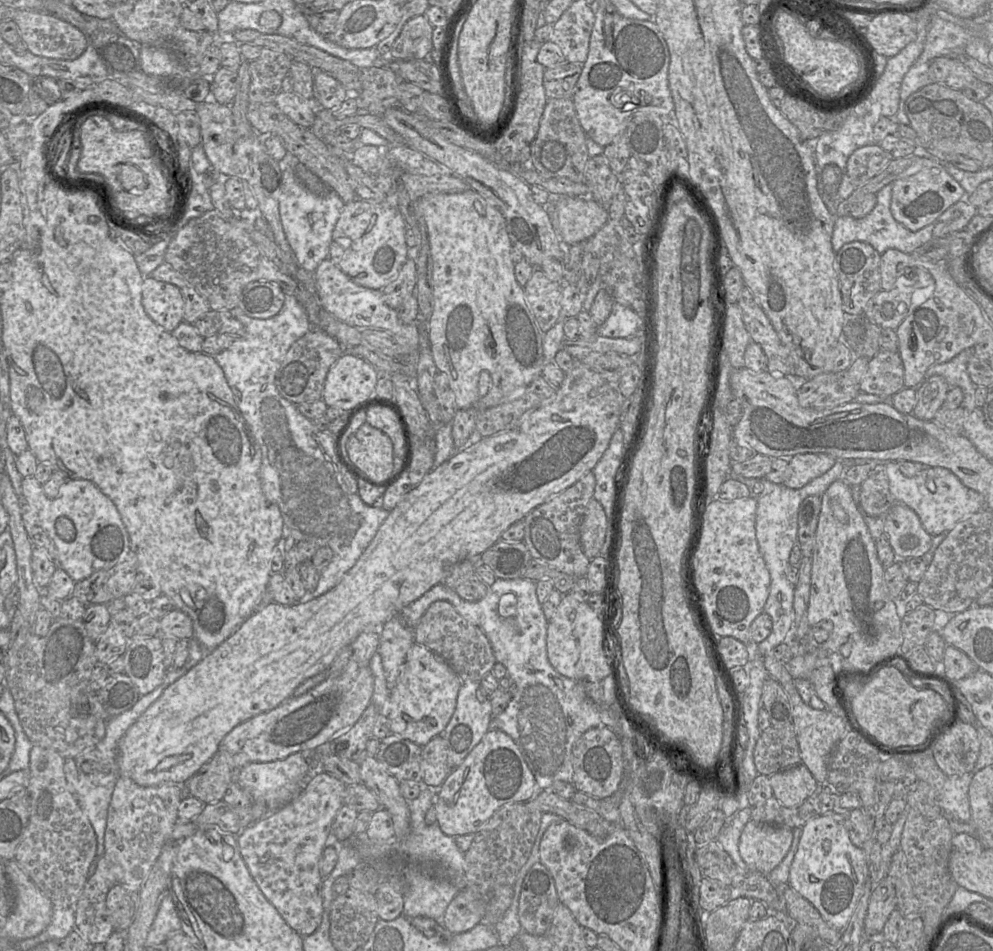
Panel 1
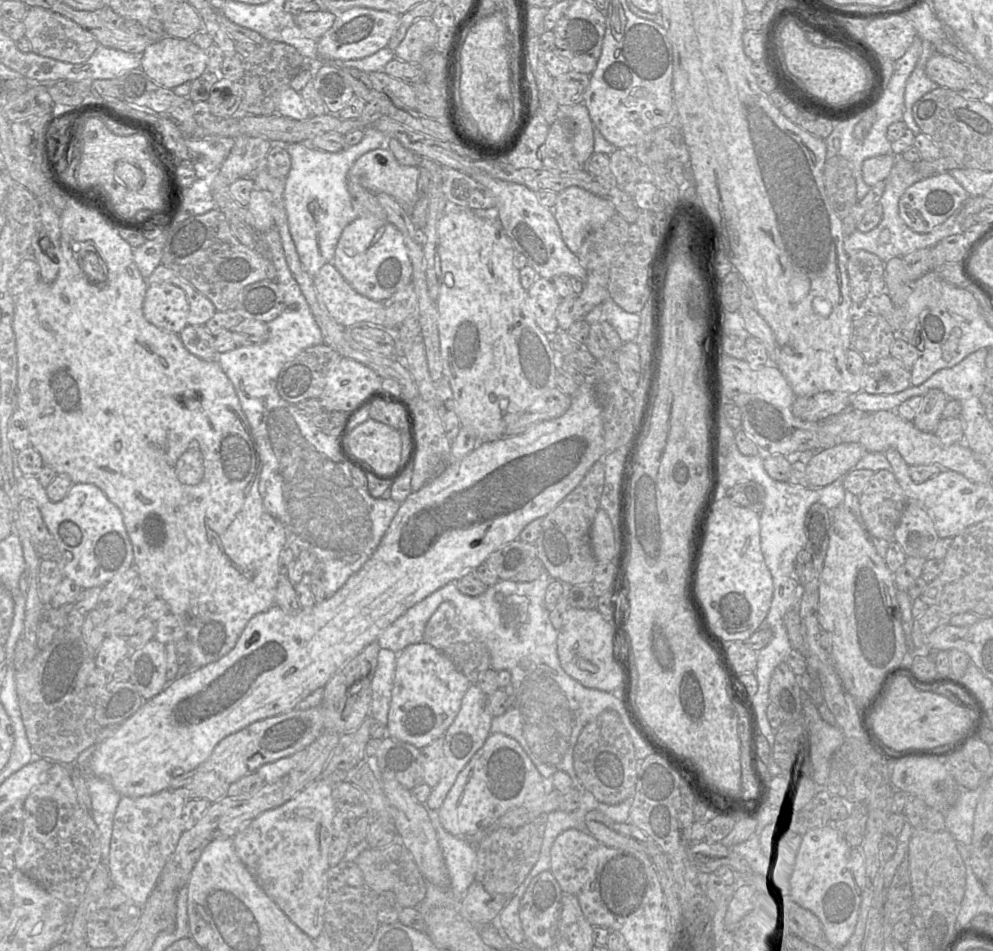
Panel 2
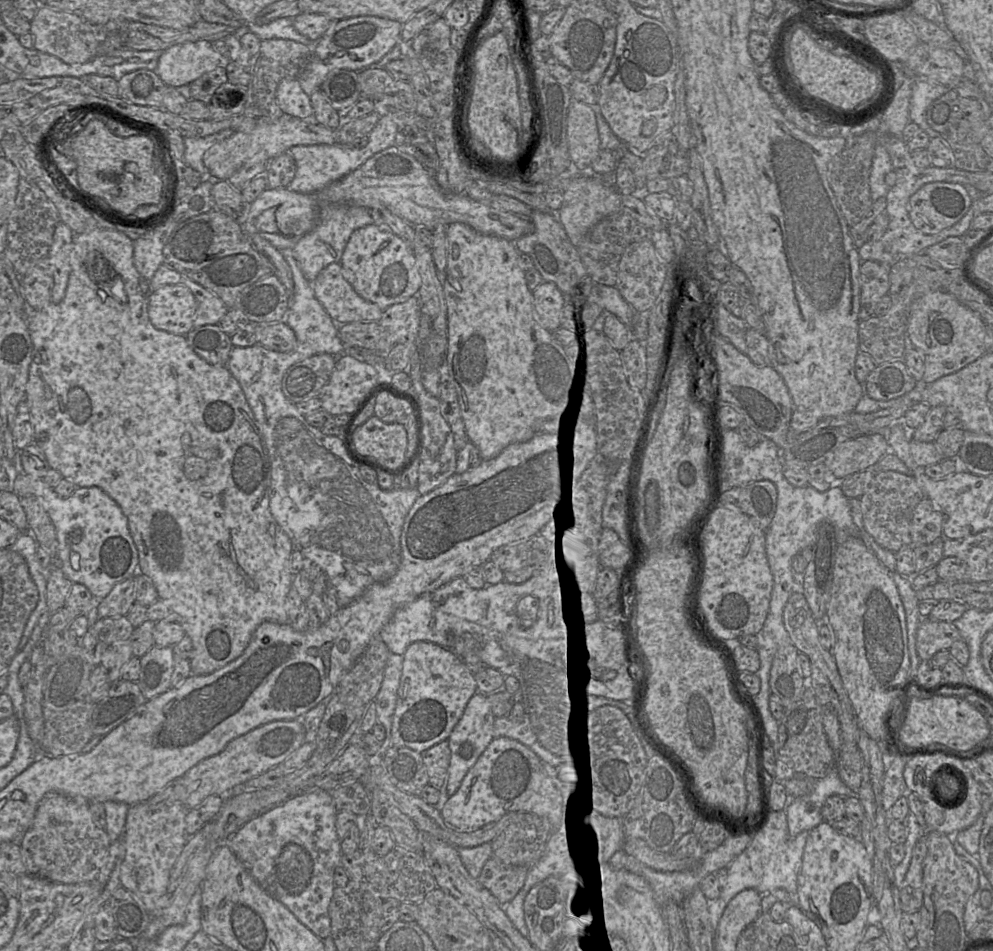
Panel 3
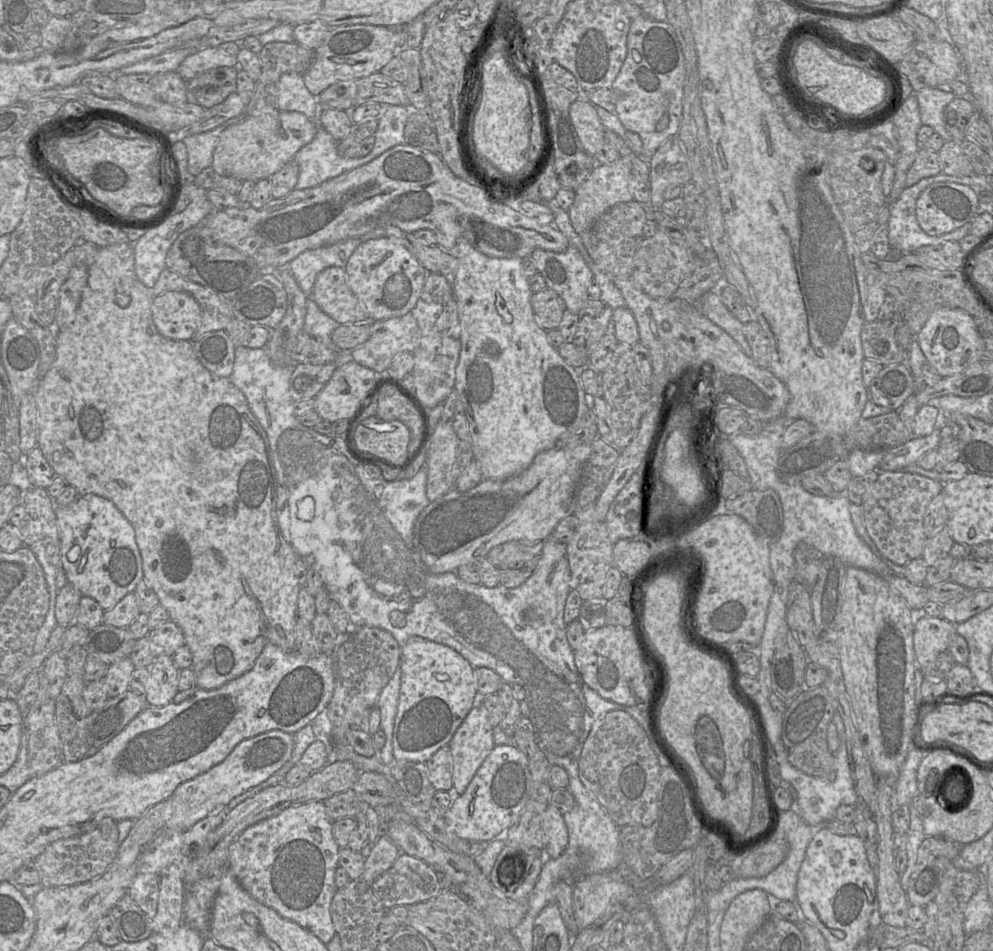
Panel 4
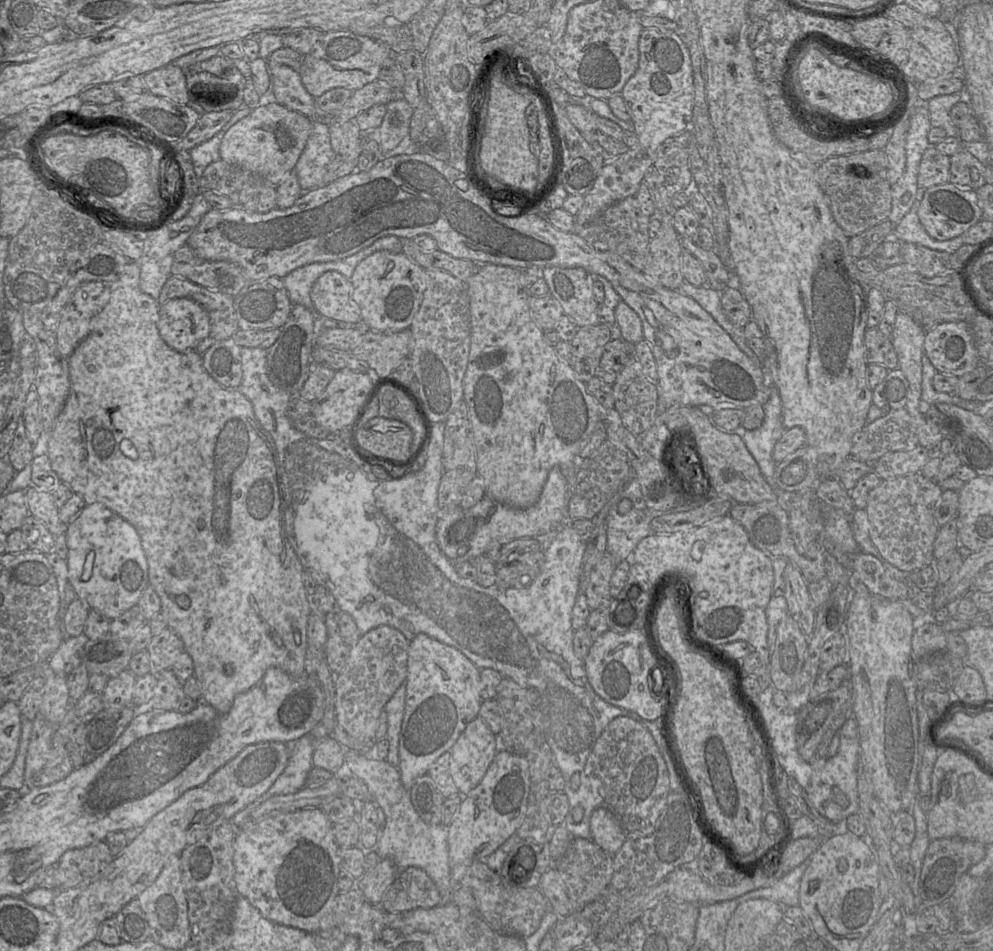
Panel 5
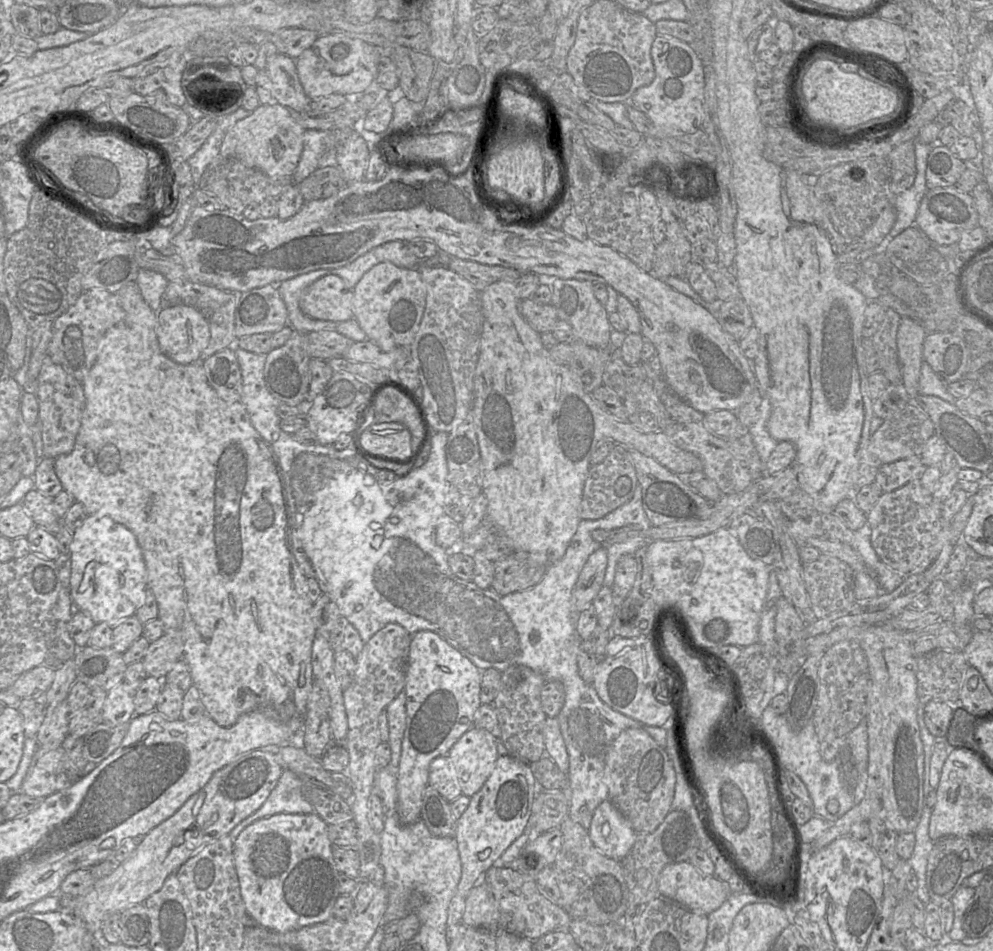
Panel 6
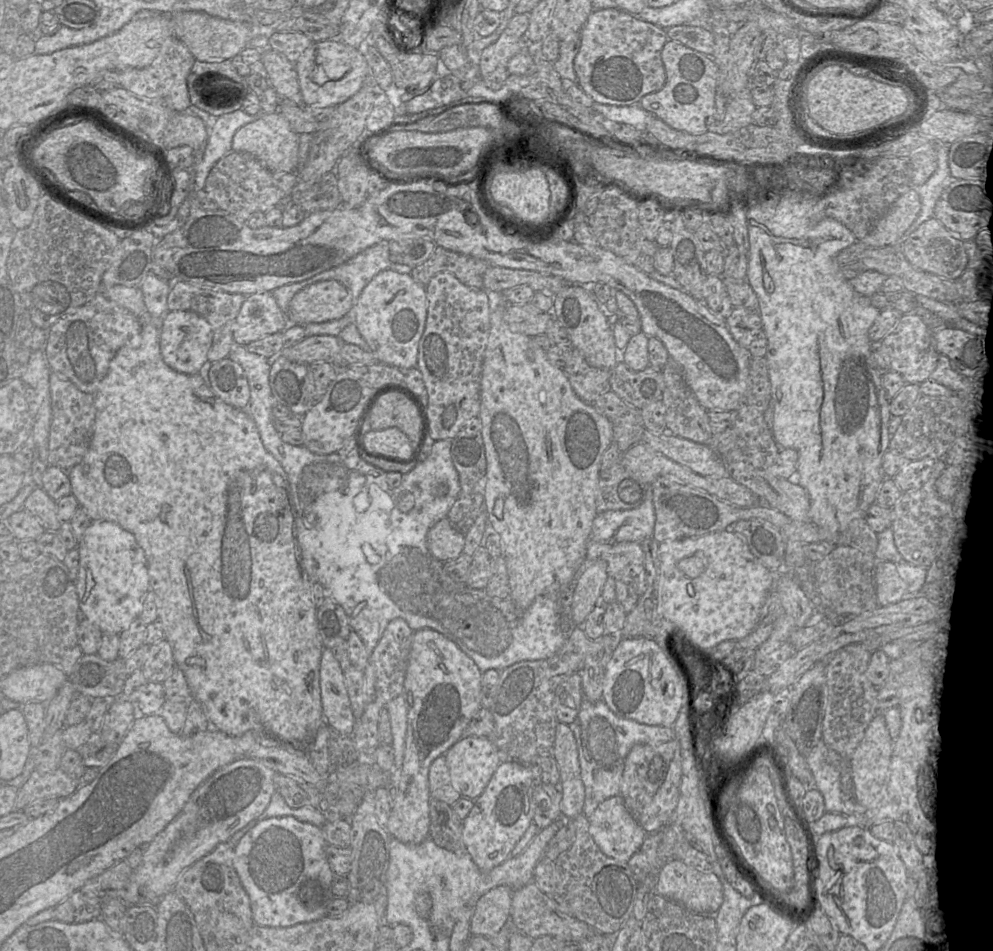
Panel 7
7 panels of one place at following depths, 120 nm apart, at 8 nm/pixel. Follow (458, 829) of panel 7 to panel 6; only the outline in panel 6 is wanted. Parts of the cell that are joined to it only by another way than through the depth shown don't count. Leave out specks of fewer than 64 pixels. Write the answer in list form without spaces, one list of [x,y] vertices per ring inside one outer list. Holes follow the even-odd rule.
[[[430,785],[423,792],[420,820],[434,836],[455,839],[457,820],[452,815],[450,802]]]

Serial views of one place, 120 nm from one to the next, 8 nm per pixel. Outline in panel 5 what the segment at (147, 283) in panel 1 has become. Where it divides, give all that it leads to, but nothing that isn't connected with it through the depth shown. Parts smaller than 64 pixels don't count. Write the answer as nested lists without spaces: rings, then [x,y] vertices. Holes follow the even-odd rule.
[[[174,298],[160,305],[157,328],[173,350],[193,351],[209,335],[210,319],[206,310],[191,298]]]

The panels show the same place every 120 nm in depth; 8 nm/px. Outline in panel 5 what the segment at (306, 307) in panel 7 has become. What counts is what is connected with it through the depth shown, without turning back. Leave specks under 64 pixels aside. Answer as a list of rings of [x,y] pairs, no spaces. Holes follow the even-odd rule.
[[[337,271],[324,272],[312,285],[311,301],[317,317],[339,322],[362,322],[351,295],[350,280]]]

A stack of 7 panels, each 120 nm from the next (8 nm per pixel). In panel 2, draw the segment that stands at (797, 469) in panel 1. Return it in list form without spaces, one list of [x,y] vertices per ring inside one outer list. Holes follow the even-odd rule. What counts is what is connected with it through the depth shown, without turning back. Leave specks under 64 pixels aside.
[[[853,442],[816,451],[806,466],[810,487],[822,488],[843,478],[866,453],[861,444]]]

